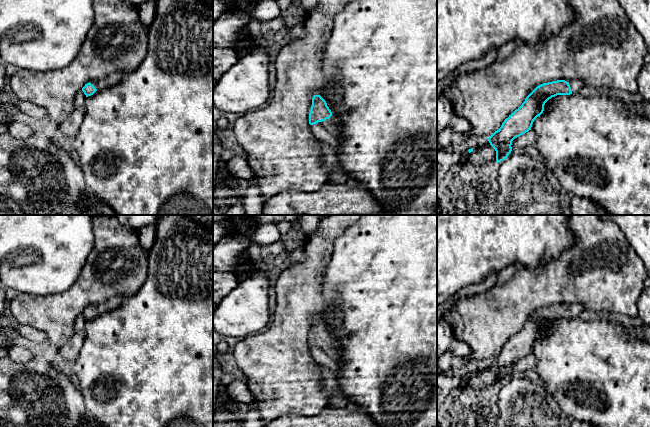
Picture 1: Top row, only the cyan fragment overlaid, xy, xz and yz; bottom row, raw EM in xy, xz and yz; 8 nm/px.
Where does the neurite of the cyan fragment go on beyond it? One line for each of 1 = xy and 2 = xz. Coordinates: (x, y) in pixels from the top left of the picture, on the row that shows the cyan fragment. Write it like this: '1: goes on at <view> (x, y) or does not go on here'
1: goes on at xy (114, 78)
2: goes on at xz (328, 131)

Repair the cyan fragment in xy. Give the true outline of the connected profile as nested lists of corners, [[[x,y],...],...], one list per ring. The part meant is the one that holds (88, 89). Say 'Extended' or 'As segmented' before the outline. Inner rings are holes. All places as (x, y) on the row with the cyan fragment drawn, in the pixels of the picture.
Extended. [[[112,73],[102,79],[85,84],[82,91],[86,97],[93,95],[96,91],[119,83],[126,75],[122,73]]]

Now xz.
Extended. [[[314,95],[309,113],[309,124],[314,136],[327,143],[335,152],[340,149],[340,122],[332,115],[326,101],[320,95]]]

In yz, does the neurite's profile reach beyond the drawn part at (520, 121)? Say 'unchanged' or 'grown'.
grown

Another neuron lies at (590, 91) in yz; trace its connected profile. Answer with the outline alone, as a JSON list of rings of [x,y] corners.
[[[585,85],[579,91],[579,93],[582,94],[582,95],[585,95],[585,96],[589,96],[589,97],[595,97],[595,96],[599,96],[599,95],[602,95],[602,94],[608,94],[609,90]]]

